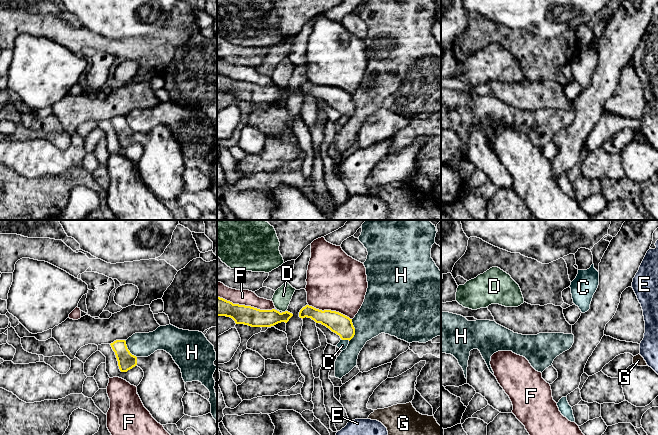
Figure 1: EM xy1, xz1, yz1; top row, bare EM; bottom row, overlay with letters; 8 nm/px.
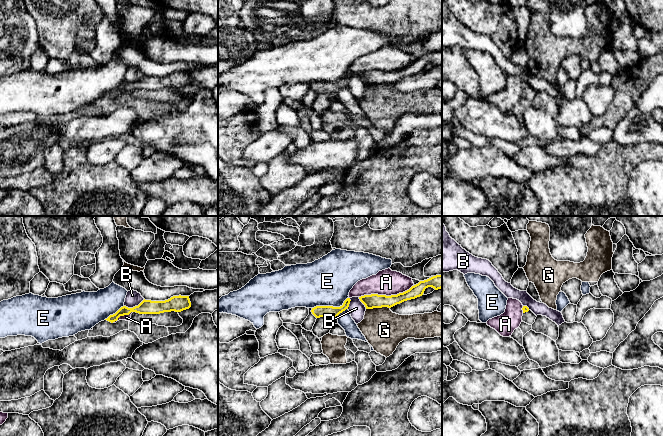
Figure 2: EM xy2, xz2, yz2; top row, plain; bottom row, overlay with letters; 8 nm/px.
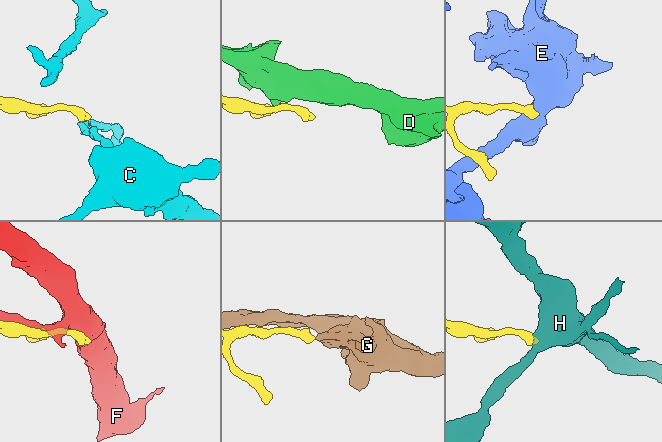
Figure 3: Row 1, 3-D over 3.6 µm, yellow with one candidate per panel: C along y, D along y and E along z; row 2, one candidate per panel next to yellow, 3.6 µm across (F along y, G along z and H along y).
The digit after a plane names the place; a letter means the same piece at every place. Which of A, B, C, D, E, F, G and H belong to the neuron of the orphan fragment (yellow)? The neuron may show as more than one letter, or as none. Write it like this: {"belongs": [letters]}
{"belongs": []}

